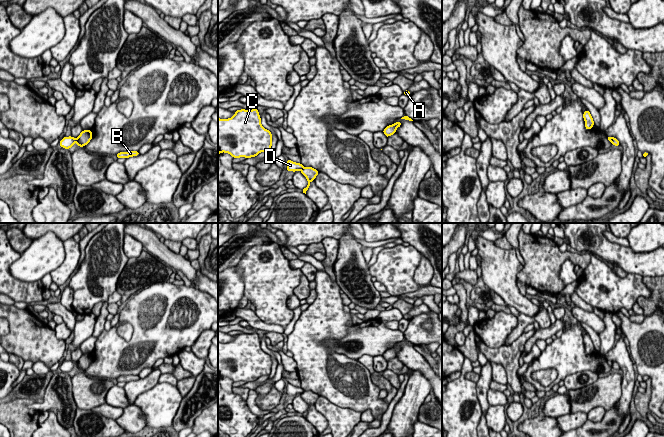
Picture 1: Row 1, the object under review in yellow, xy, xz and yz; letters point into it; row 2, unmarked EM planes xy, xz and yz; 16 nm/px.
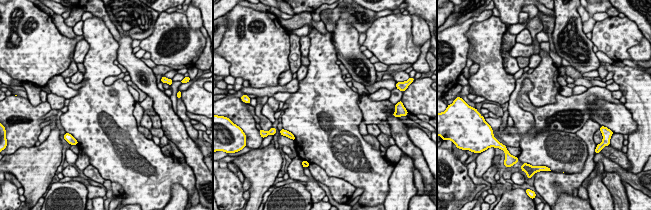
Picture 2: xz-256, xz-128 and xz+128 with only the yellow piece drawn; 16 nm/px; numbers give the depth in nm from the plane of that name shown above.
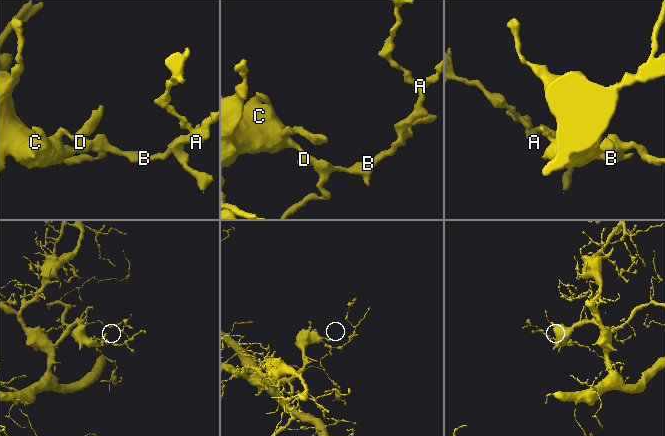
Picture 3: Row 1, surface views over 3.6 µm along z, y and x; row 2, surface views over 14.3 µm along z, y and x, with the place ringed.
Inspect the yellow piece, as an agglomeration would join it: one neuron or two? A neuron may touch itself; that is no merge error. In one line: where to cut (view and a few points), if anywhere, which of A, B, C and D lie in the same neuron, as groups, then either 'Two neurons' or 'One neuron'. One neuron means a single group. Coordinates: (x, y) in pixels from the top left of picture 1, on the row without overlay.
Split along xy (76, 362), (77, 365). Groups: A B / C D. Two neurons

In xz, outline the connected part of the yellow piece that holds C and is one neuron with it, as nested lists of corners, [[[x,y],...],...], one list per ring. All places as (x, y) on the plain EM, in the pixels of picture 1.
[[[237,334],[233,341],[228,343],[218,342],[218,378],[229,377],[233,382],[251,382],[259,377],[270,375],[272,358],[261,349],[258,334]]]

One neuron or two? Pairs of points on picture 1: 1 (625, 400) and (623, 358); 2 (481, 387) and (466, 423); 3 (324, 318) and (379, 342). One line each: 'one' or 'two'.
1: one
2: two
3: two

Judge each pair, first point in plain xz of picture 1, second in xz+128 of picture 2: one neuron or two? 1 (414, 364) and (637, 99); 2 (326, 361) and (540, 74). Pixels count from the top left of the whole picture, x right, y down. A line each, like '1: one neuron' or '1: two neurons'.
1: two neurons
2: one neuron

